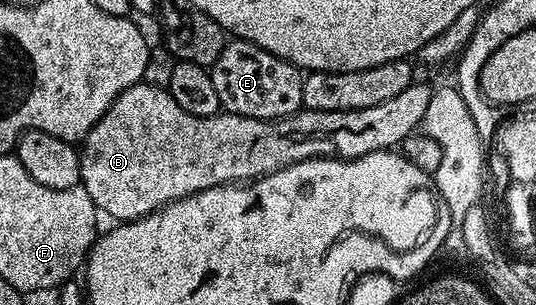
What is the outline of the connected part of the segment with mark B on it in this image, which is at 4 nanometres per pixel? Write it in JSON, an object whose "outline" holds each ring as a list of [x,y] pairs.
{"outline":[[[139,83],[128,87],[115,99],[112,107],[104,111],[104,115],[80,145],[82,158],[81,185],[92,195],[92,203],[103,214],[106,213],[118,223],[135,221],[163,209],[168,203],[179,201],[193,193],[211,189],[217,185],[233,185],[249,183],[258,178],[280,171],[292,163],[300,163],[309,157],[340,157],[351,161],[353,157],[363,157],[381,149],[393,150],[401,146],[409,133],[415,132],[424,119],[424,111],[428,111],[428,103],[432,99],[434,89],[431,86],[412,83],[396,99],[388,99],[388,103],[376,103],[376,107],[353,109],[352,111],[312,111],[302,109],[291,117],[265,121],[264,119],[248,119],[244,115],[236,115],[219,111],[211,117],[188,115],[176,99],[172,99],[169,88],[160,85]]]}

